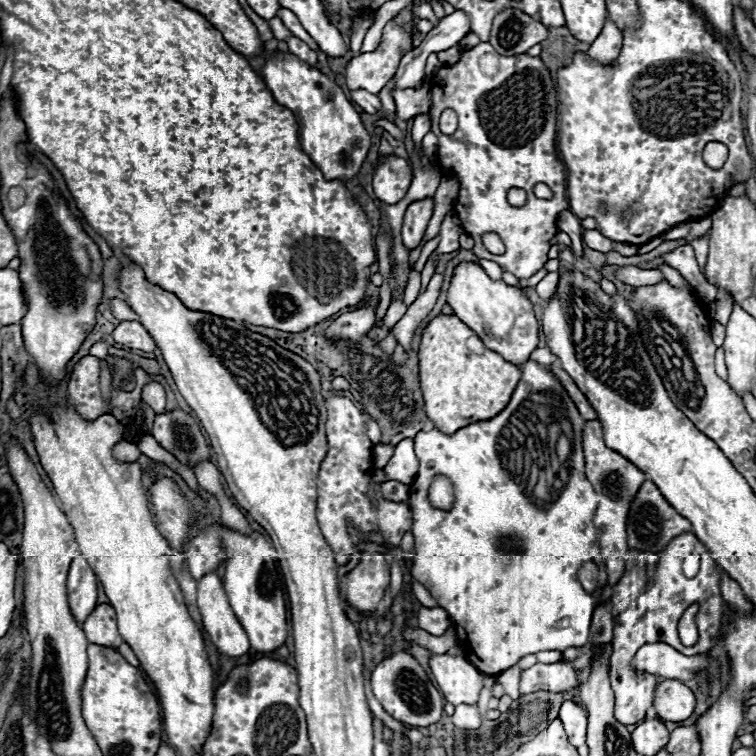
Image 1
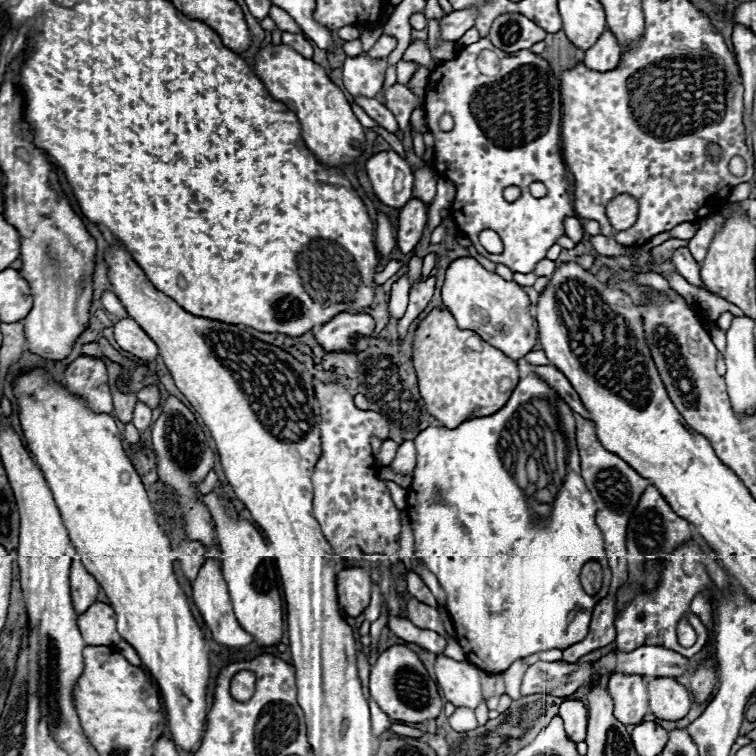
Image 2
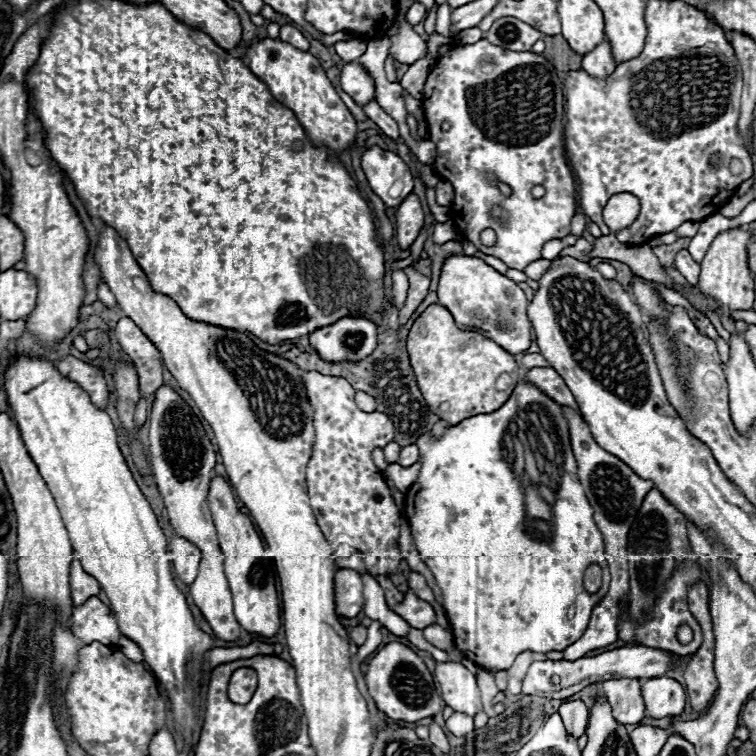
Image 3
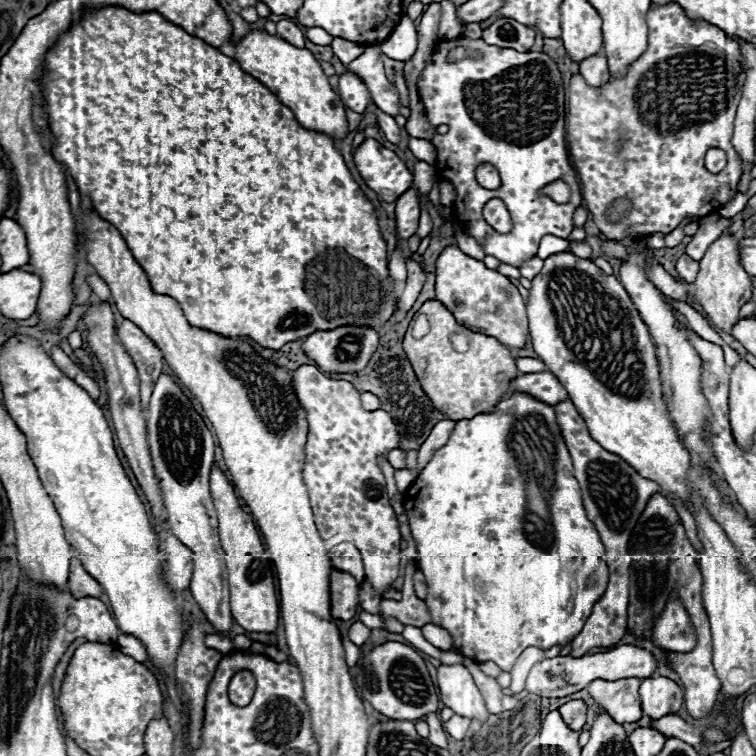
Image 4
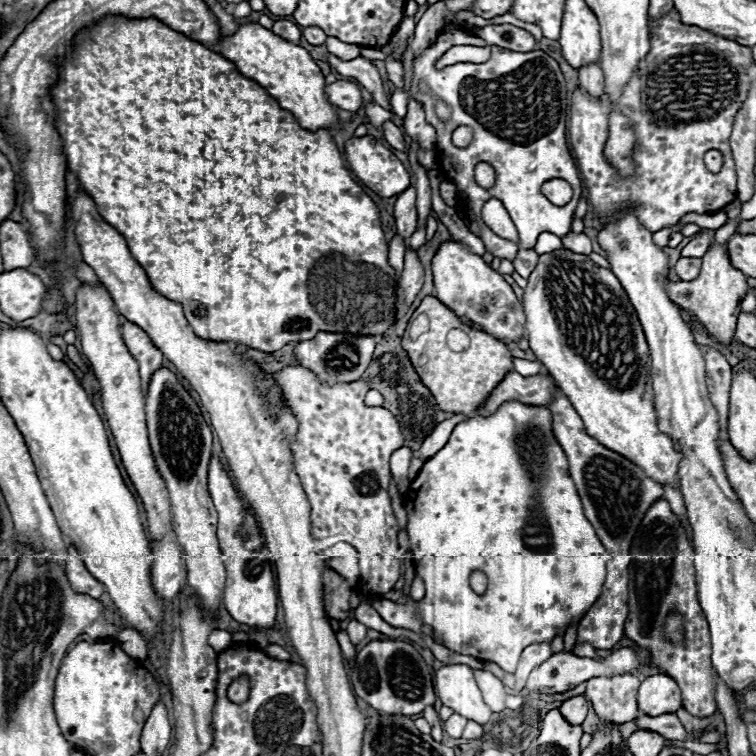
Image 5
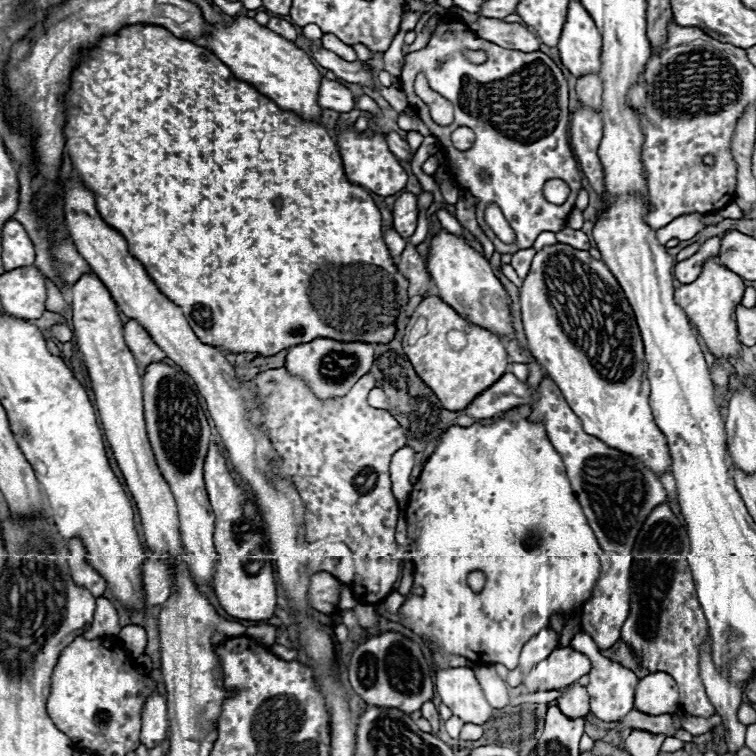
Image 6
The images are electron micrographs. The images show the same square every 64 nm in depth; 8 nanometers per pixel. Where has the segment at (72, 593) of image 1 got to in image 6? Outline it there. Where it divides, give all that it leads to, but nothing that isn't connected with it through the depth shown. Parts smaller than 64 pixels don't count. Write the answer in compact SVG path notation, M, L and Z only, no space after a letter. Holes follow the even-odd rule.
M70 538L68 540L68 548L70 548L70 572L72 578L76 580L76 584L80 584L82 588L88 588L94 596L102 596L106 590L106 580L88 564L86 558L86 548L82 544L80 538Z

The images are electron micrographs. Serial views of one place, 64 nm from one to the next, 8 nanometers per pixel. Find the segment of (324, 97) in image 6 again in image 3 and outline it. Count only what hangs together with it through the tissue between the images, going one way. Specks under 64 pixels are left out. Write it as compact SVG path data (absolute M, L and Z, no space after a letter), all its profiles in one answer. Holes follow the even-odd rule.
M350 62L342 68L340 74L340 86L342 90L358 104L364 106L374 98L374 84L372 78L368 76L368 72L364 72L364 68L360 68L360 64Z

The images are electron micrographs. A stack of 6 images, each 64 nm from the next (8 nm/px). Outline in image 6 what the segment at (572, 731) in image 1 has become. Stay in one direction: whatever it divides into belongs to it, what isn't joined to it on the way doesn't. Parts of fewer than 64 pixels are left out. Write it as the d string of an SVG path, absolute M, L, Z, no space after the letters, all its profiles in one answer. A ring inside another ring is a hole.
M578 682L566 686L560 690L560 698L556 700L560 710L566 714L566 716L572 716L572 718L580 718L580 716L586 716L590 712L590 706L588 706L588 692L584 686L580 686Z

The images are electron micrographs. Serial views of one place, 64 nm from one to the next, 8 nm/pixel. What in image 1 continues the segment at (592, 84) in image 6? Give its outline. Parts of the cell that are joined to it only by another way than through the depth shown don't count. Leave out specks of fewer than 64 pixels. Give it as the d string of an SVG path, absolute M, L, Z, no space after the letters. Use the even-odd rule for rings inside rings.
M608 20L600 32L600 36L590 44L588 56L602 66L614 64L622 48L622 32Z

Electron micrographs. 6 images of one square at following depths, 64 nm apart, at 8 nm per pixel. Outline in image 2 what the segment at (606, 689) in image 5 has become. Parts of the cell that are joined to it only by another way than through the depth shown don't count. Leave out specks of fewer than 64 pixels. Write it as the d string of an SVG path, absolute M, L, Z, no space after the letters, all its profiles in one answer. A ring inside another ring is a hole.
M612 674L606 688L614 700L614 716L622 724L640 724L648 712L648 678Z

